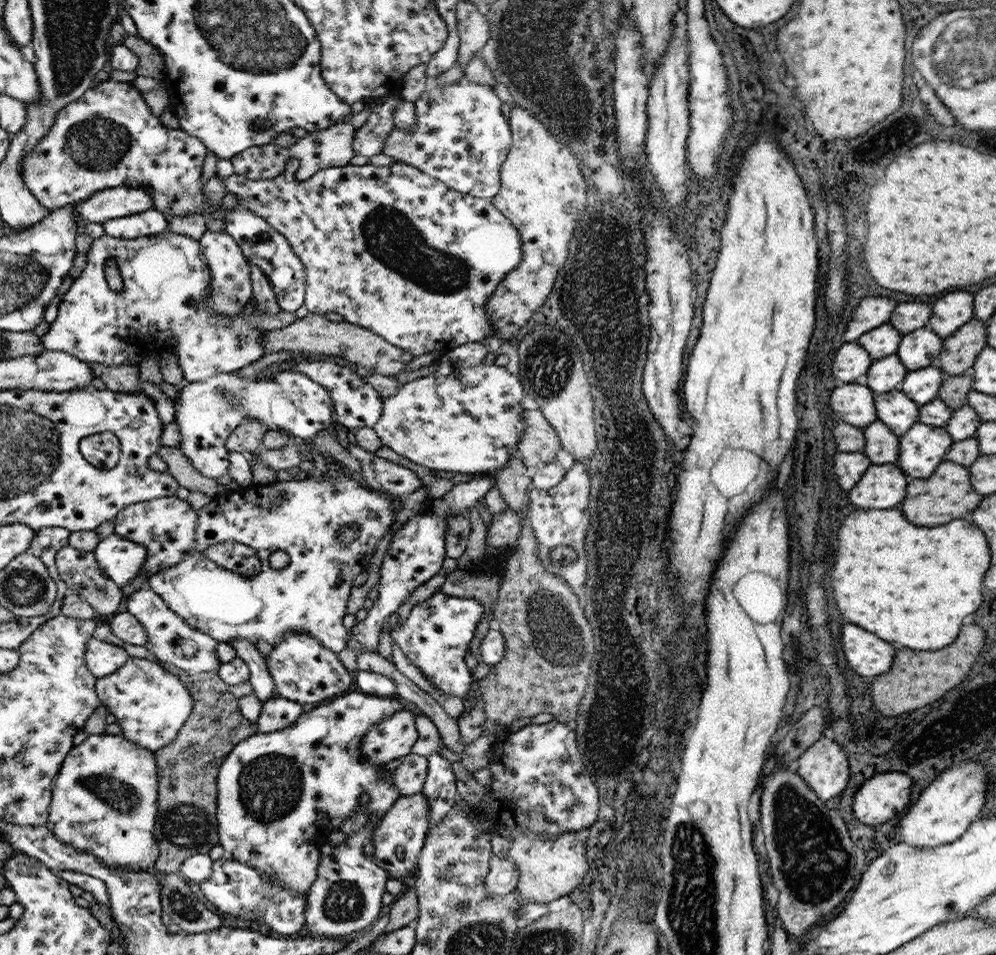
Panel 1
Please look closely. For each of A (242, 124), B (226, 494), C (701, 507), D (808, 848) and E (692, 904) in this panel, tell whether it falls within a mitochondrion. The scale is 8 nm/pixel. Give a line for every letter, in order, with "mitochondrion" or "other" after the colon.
A: other
B: other
C: other
D: mitochondrion
E: mitochondrion

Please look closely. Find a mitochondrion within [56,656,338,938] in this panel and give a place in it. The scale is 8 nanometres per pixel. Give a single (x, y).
(268, 787)

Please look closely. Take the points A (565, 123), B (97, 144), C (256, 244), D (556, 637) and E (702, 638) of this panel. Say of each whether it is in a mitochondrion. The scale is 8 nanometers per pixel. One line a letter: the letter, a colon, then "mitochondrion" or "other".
A: mitochondrion
B: mitochondrion
C: other
D: mitochondrion
E: other

